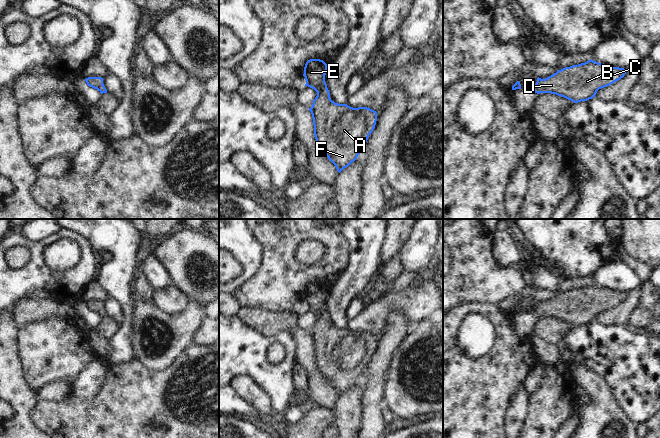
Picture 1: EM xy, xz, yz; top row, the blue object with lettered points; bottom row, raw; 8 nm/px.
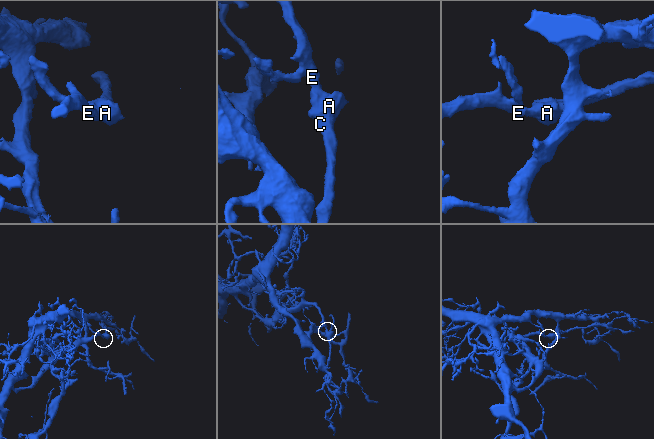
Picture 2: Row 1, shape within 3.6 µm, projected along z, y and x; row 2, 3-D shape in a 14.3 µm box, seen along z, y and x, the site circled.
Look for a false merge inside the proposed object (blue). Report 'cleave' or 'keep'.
keep

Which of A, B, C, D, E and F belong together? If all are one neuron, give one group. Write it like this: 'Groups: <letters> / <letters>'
Groups: A B C D E F

